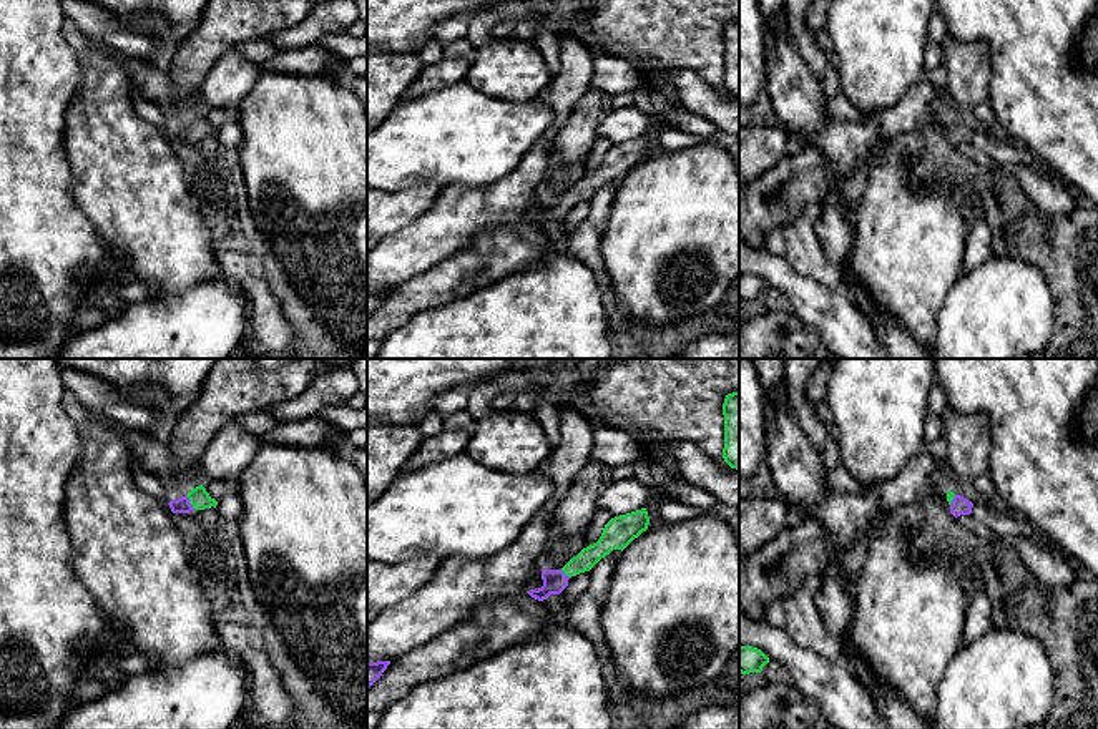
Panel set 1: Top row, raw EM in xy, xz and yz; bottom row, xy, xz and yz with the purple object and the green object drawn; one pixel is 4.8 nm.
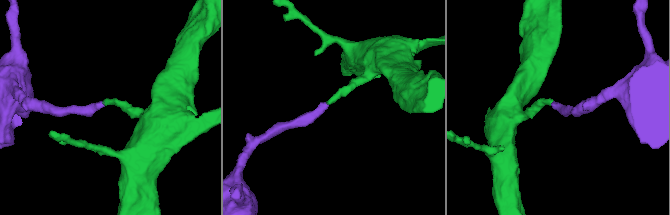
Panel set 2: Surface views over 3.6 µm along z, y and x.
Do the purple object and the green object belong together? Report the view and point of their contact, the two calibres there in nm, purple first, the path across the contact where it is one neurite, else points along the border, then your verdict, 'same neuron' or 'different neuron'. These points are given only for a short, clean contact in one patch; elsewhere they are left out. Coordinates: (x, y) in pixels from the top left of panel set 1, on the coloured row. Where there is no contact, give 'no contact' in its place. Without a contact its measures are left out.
meets purple in xy at (190, 503); 80 nm thick on the purple side, 100 nm on the other; runs through xy (181, 505), (190, 503), (200, 499); same neuron

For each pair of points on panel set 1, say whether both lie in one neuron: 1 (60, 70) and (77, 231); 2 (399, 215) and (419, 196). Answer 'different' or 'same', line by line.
1: same
2: same

